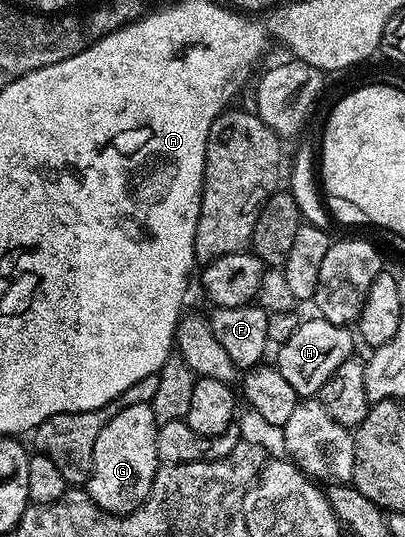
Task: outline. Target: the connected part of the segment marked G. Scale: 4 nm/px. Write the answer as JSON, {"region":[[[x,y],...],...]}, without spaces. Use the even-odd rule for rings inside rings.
{"region":[[[140,402],[131,404],[115,416],[111,416],[111,420],[107,420],[107,424],[99,432],[99,436],[95,436],[93,470],[89,474],[87,492],[101,510],[106,510],[108,514],[130,514],[132,510],[137,510],[145,503],[153,487],[159,465],[155,448],[158,425],[152,405],[148,402]]]}

